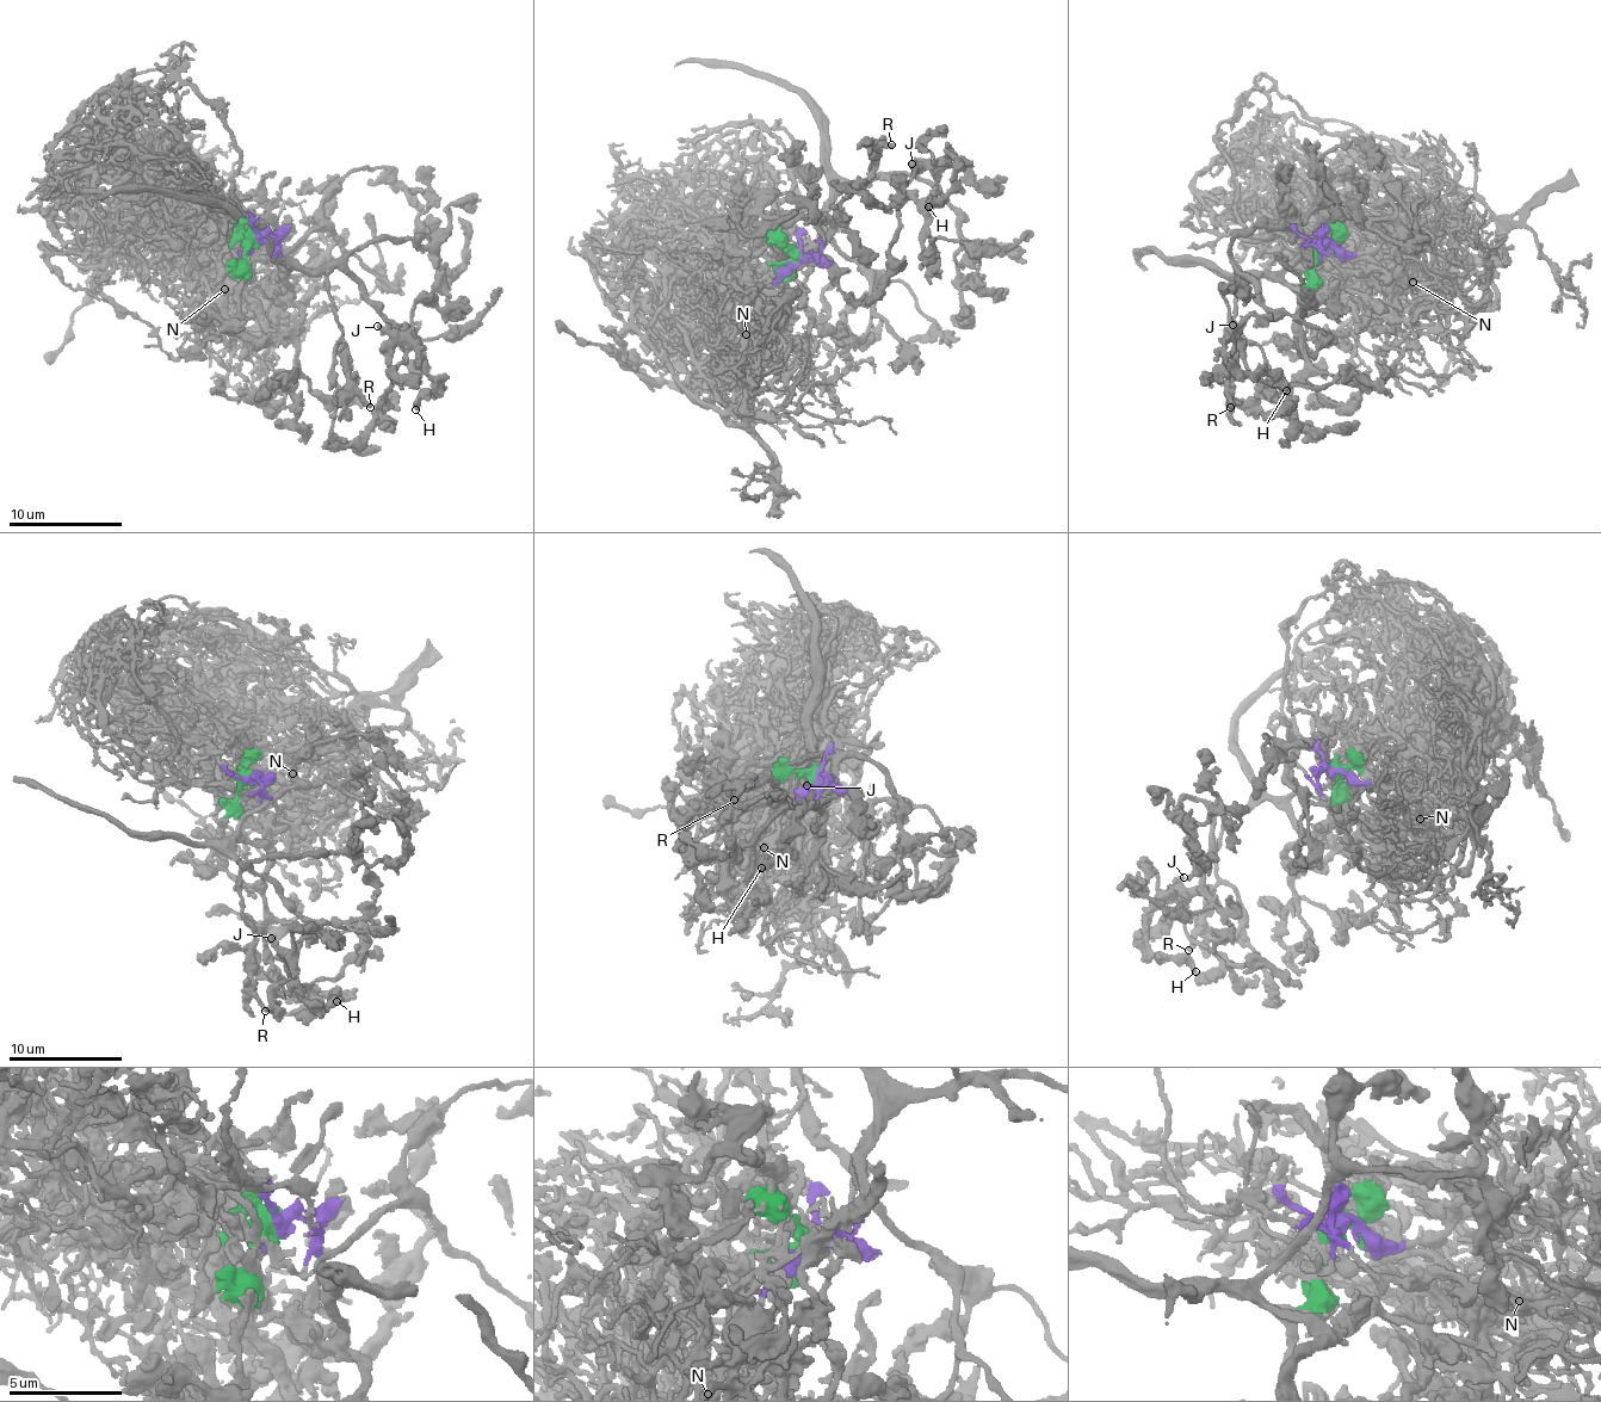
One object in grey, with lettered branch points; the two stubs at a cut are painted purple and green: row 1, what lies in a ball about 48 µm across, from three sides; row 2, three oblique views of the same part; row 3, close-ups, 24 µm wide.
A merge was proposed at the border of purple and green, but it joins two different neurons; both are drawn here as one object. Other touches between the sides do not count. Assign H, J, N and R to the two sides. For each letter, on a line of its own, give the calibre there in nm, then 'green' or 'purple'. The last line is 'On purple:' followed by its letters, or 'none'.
H: 440 nm thick; green
J: 360 nm thick; green
N: 240 nm thick; purple
R: 320 nm thick; green
On purple: N

